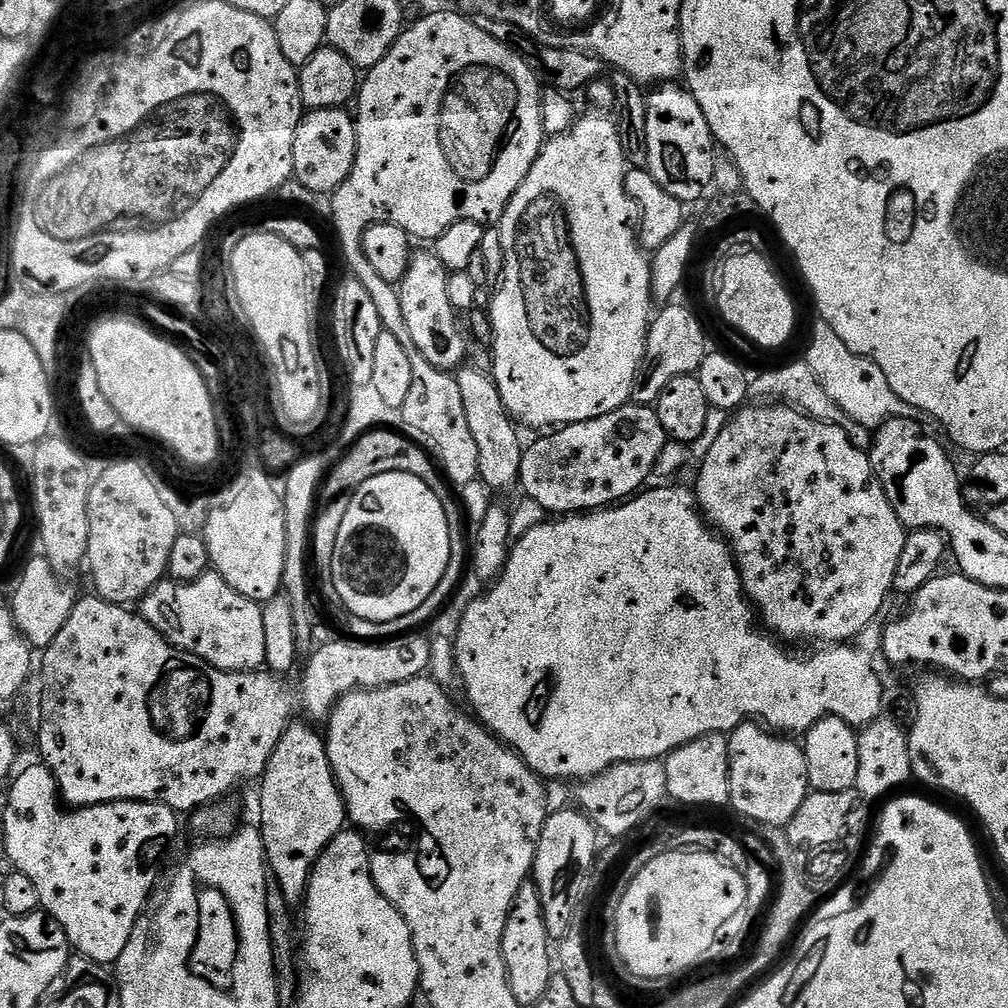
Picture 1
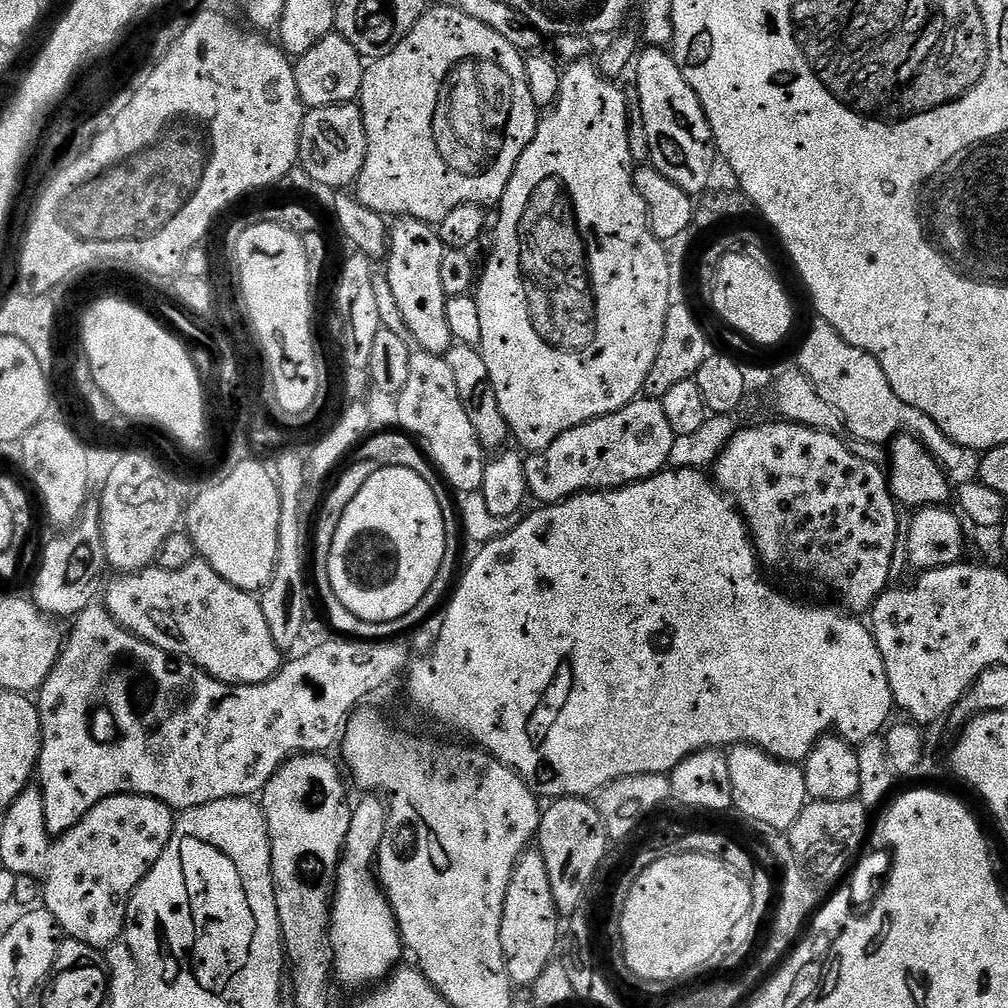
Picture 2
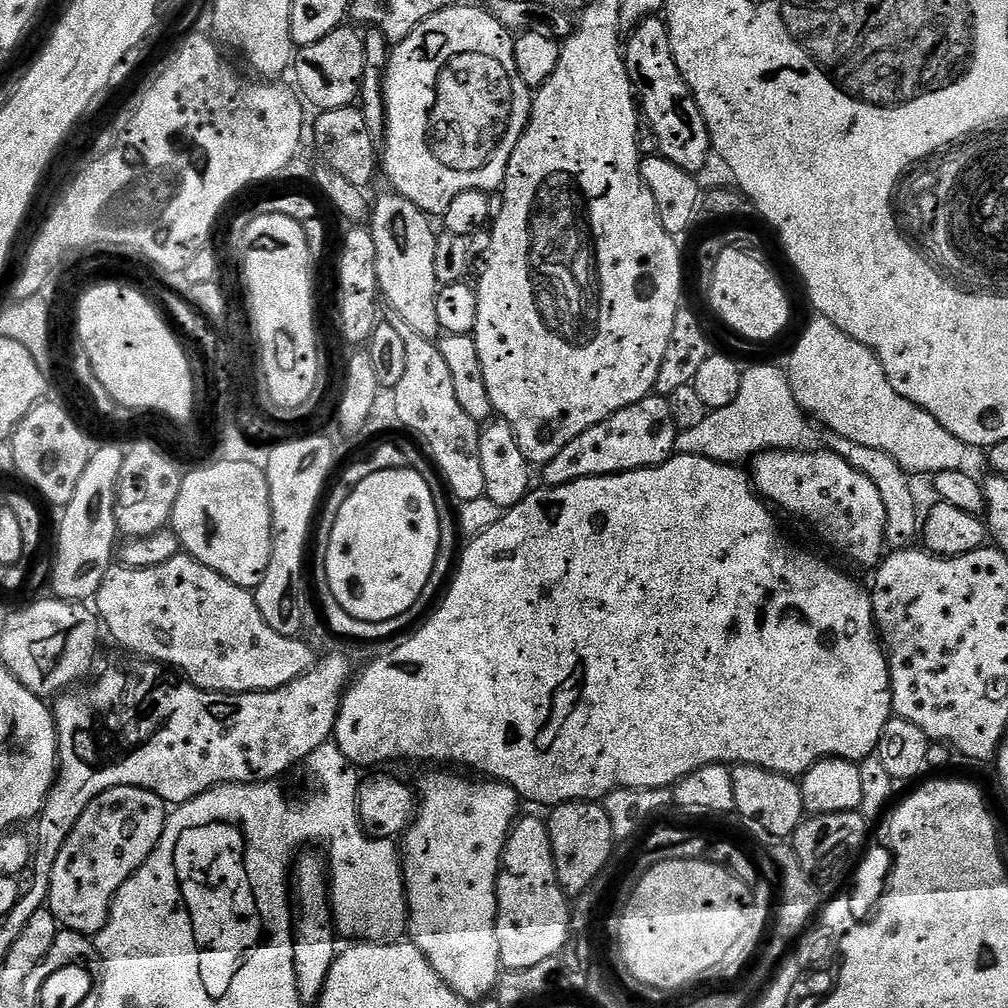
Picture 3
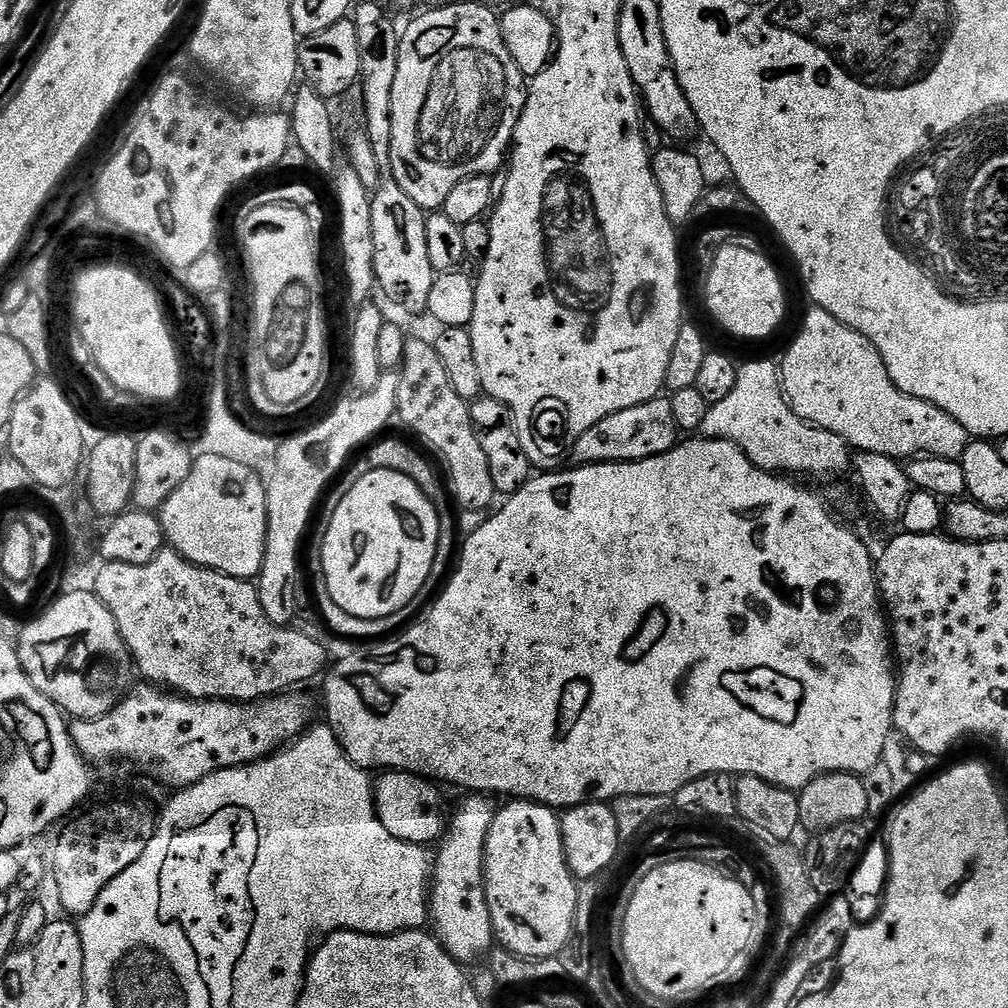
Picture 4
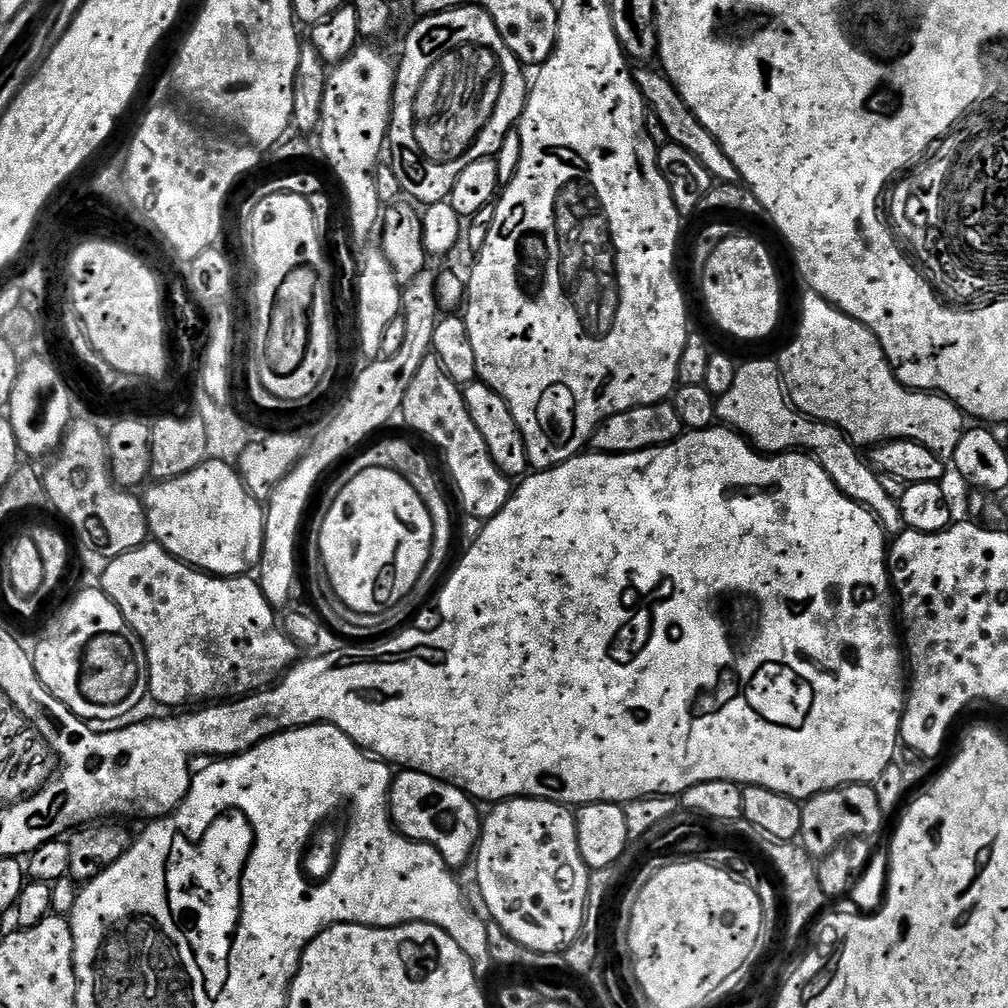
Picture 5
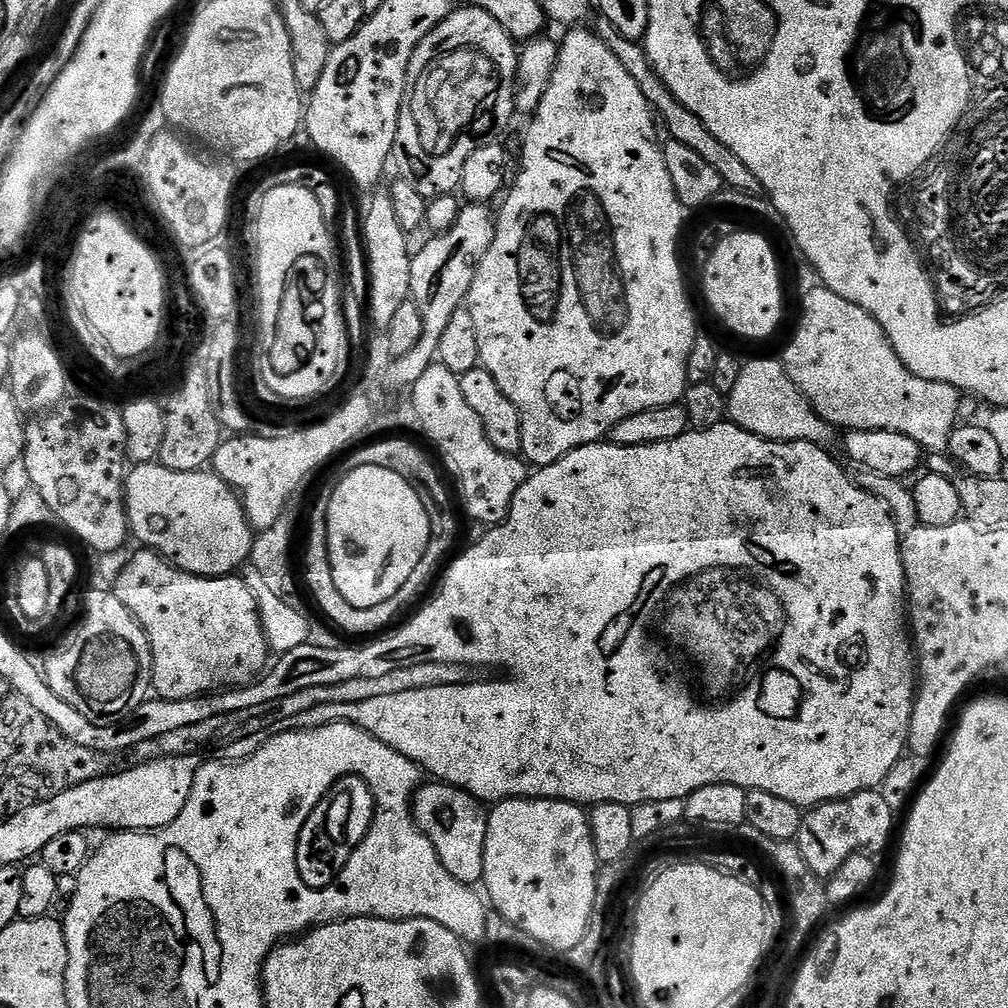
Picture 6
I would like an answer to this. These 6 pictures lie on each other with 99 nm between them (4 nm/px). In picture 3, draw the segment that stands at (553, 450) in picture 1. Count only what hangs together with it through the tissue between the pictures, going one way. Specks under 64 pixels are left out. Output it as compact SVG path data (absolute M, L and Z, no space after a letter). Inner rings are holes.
M641 396L638 402L626 404L622 410L610 412L605 420L586 428L574 438L574 442L566 442L566 446L543 465L543 483L553 488L587 476L617 476L620 472L665 464L676 452L677 431L666 396Z

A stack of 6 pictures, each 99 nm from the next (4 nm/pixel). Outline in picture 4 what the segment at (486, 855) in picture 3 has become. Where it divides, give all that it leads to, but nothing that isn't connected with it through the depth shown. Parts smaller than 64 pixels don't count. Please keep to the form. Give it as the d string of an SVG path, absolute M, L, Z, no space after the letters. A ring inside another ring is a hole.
M468 794L465 797L464 805L453 816L451 813L446 831L439 837L440 849L434 852L434 883L430 888L430 920L433 925L436 923L435 935L444 945L444 949L461 962L476 960L482 954L484 956L494 944L492 919L484 889L484 847L497 809L492 808L491 802L488 801L491 799L487 795Z

